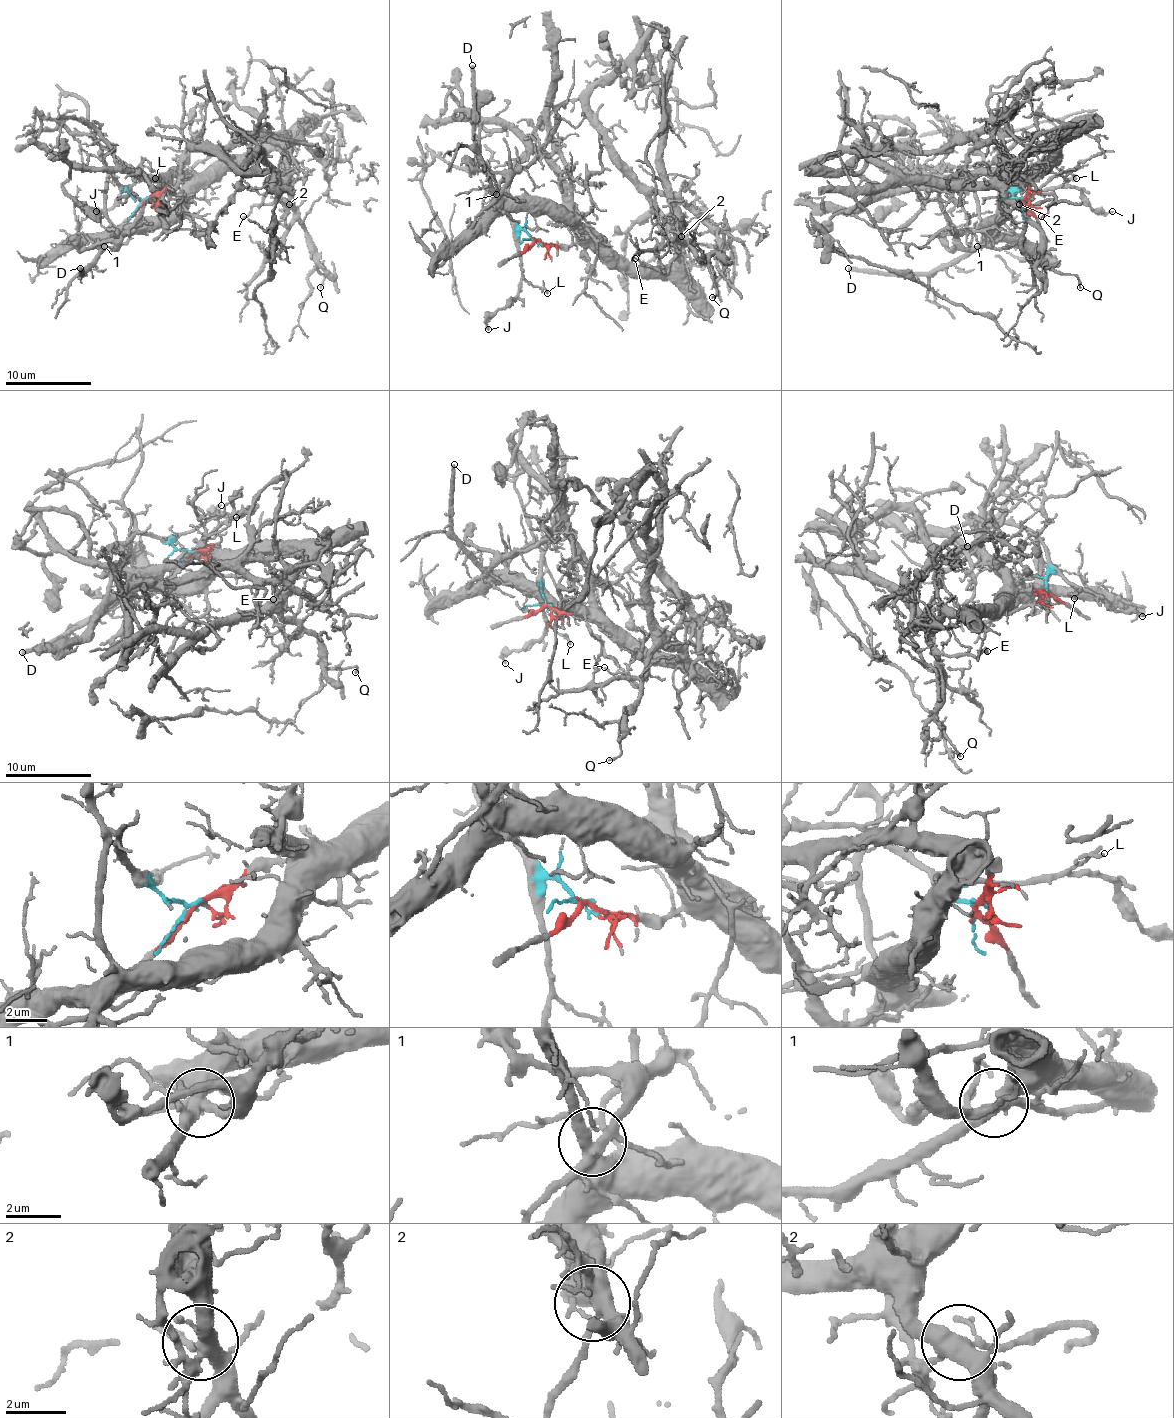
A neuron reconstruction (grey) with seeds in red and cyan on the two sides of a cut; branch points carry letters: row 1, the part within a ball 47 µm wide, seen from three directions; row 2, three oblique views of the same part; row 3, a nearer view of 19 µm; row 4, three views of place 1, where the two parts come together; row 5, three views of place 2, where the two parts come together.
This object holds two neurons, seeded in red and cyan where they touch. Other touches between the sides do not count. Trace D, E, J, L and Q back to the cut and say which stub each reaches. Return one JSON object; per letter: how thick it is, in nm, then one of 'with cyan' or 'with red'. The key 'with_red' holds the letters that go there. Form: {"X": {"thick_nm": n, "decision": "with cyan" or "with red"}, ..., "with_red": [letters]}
{"D": {"thick_nm": 320, "decision": "with red"}, "E": {"thick_nm": 110, "decision": "with red"}, "J": {"thick_nm": 150, "decision": "with cyan"}, "L": {"thick_nm": 120, "decision": "with cyan"}, "Q": {"thick_nm": 150, "decision": "with red"}, "with_red": ["D", "E", "Q"]}

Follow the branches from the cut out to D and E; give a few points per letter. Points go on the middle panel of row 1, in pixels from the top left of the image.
D: (536, 240), (551, 244), (576, 240), (561, 217), (534, 214), (495, 193), (474, 144), (472, 65)
E: (536, 240), (581, 242), (636, 266), (673, 264), (681, 223), (681, 244), (664, 272), (634, 257)

